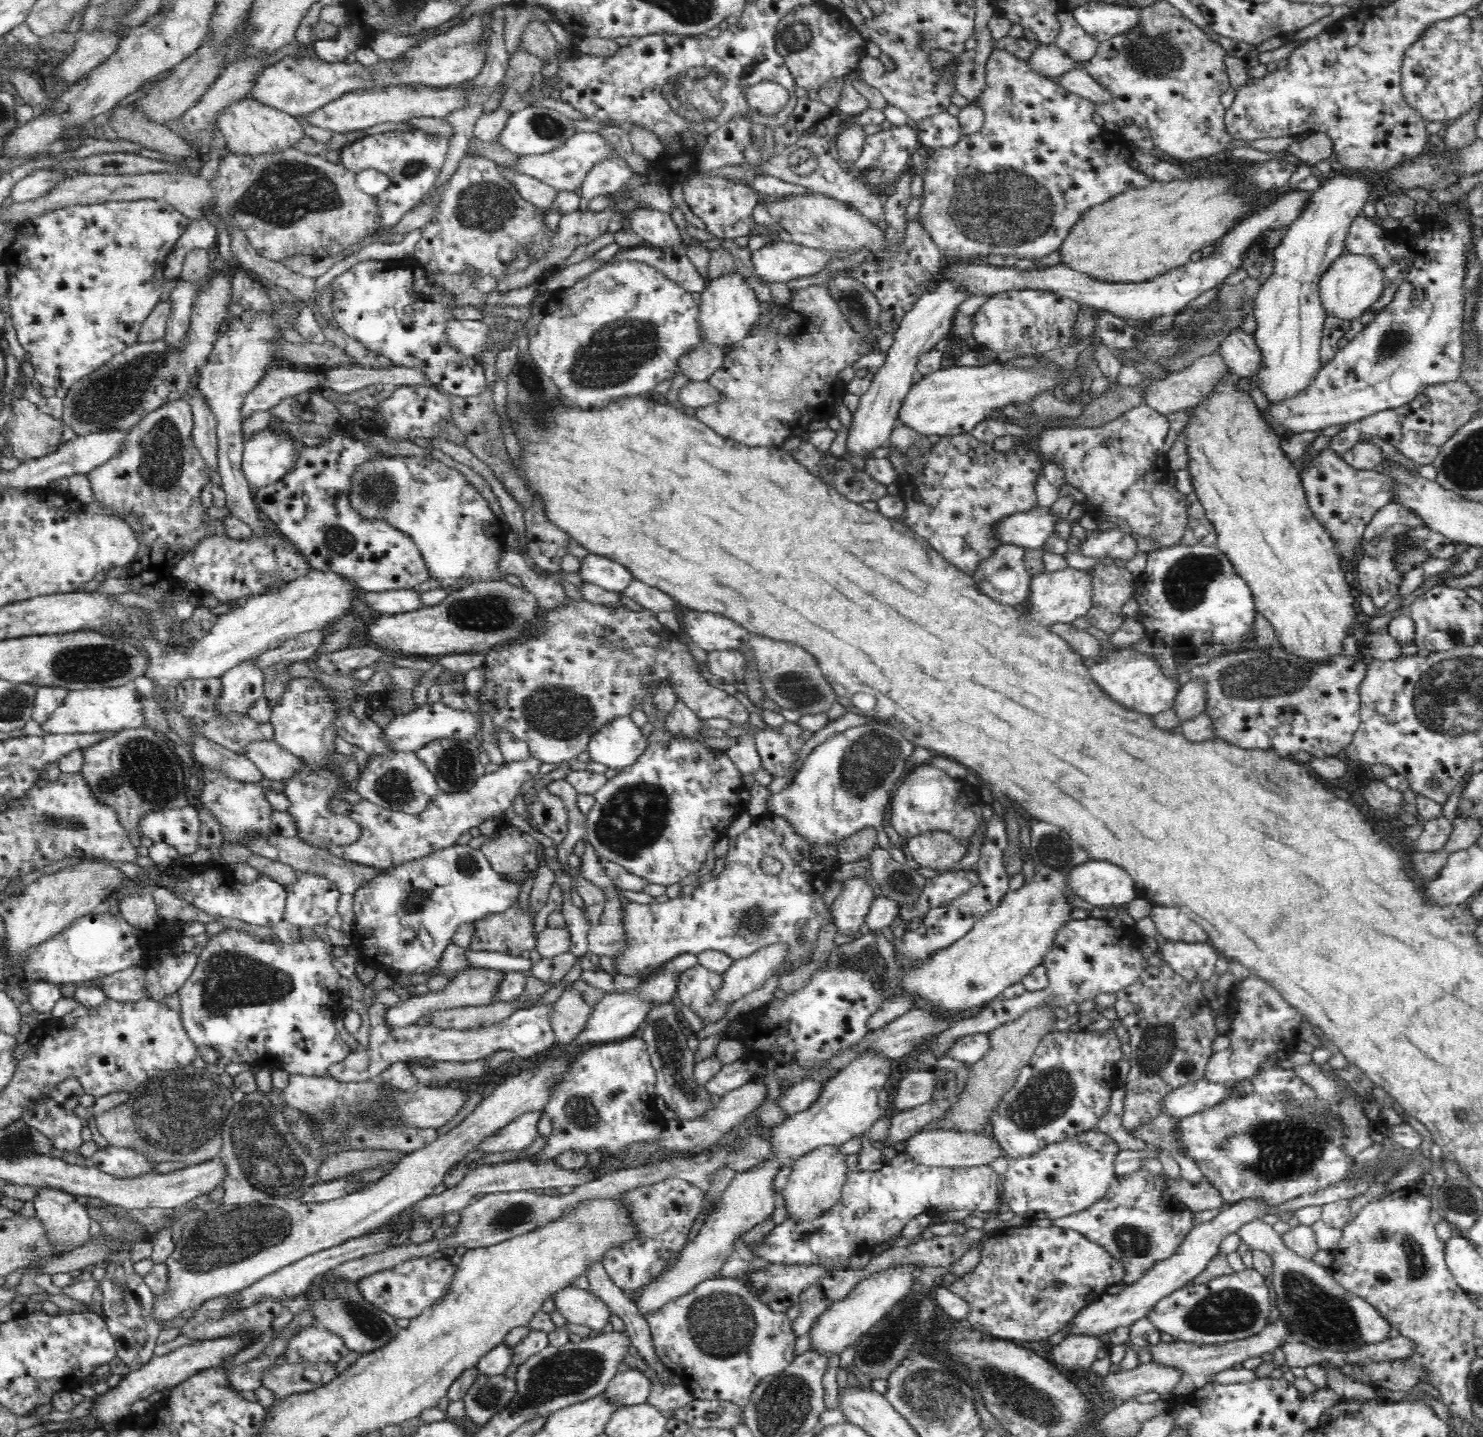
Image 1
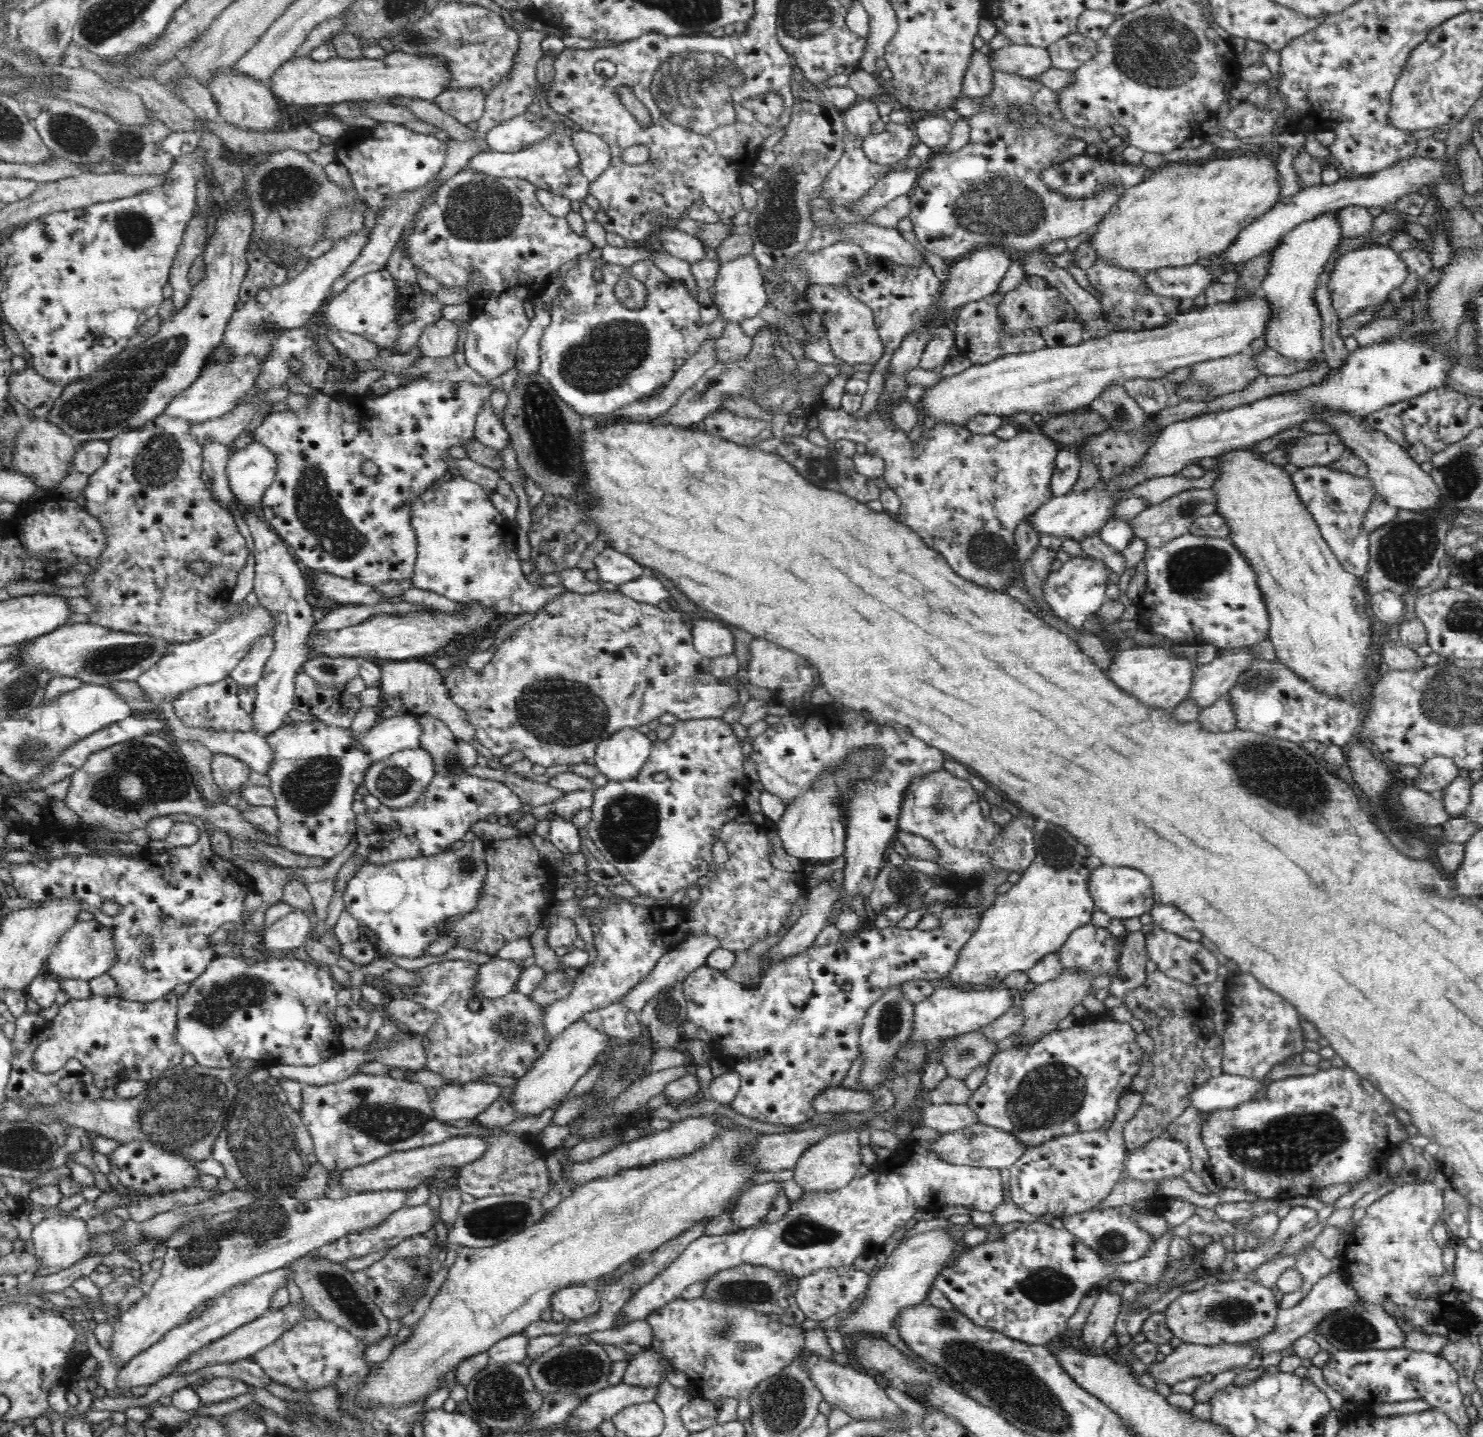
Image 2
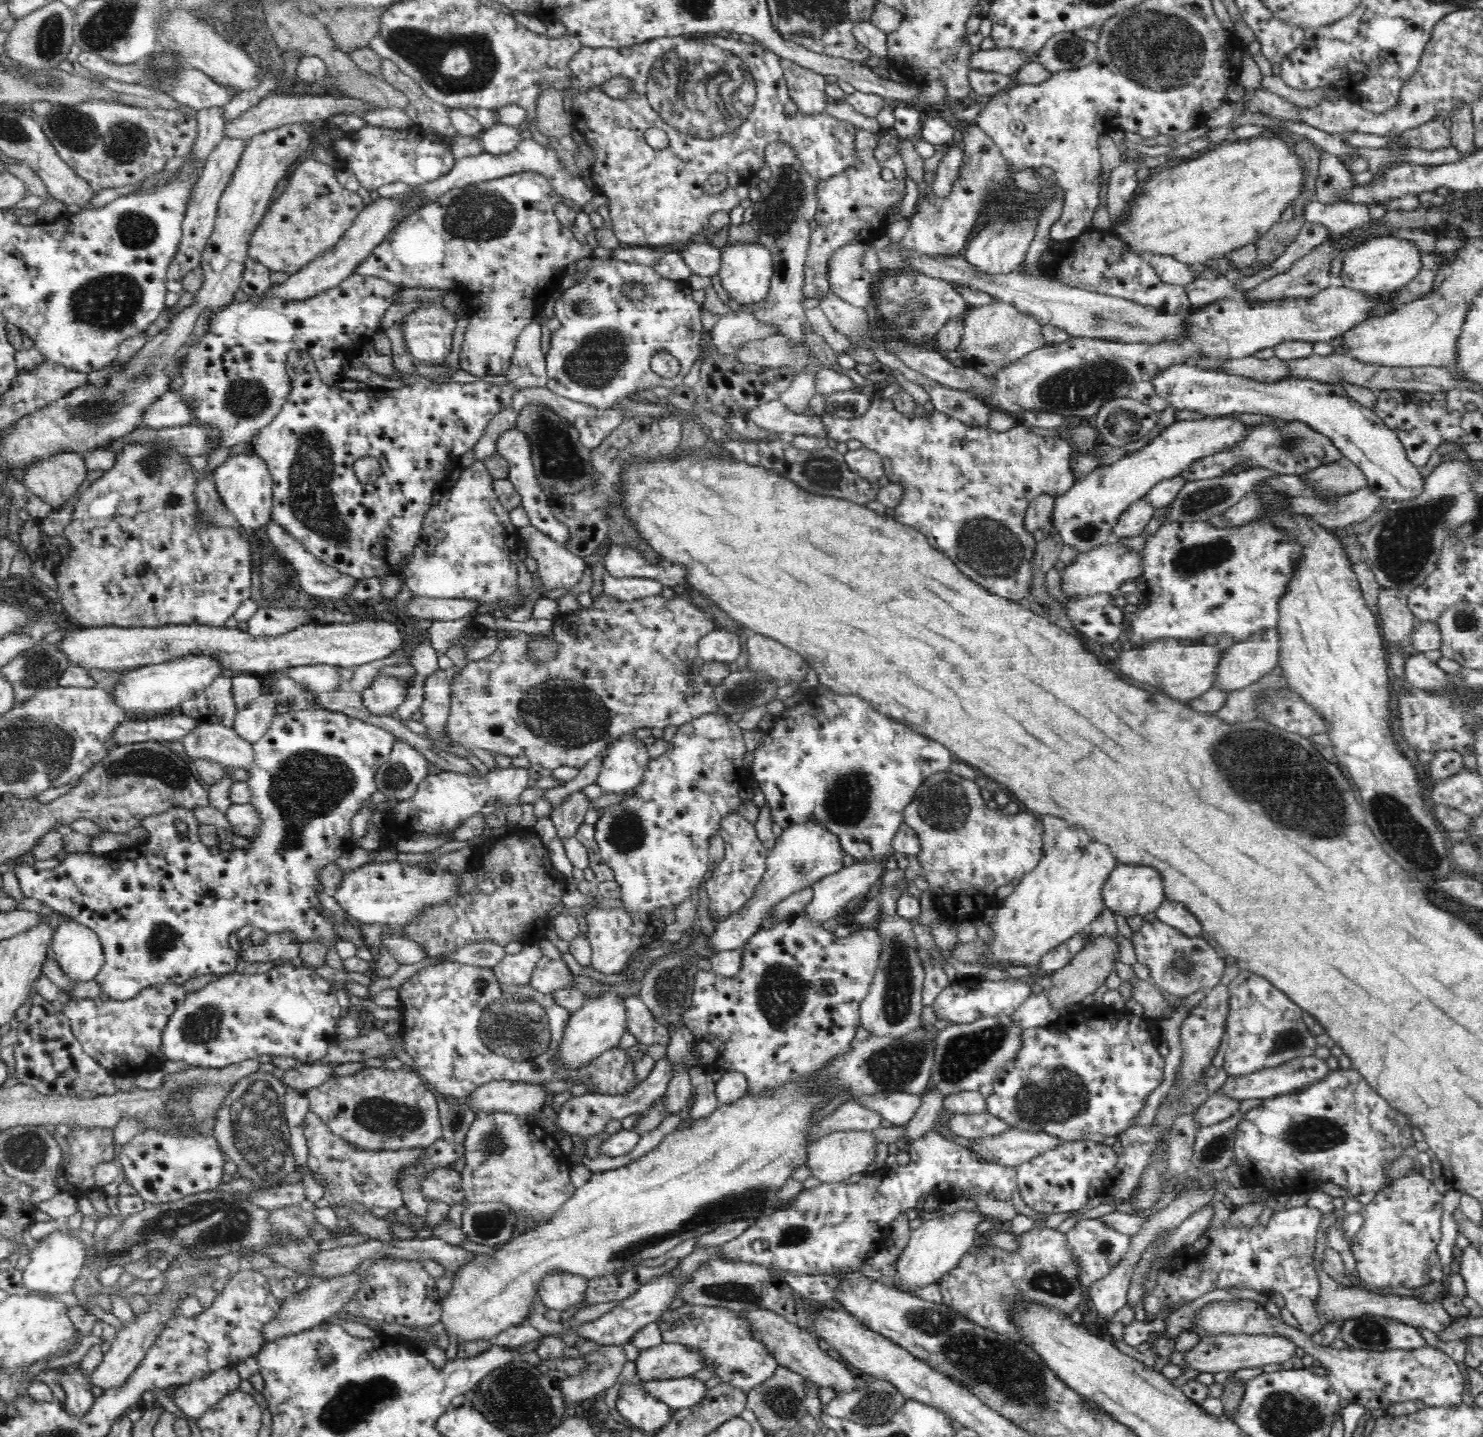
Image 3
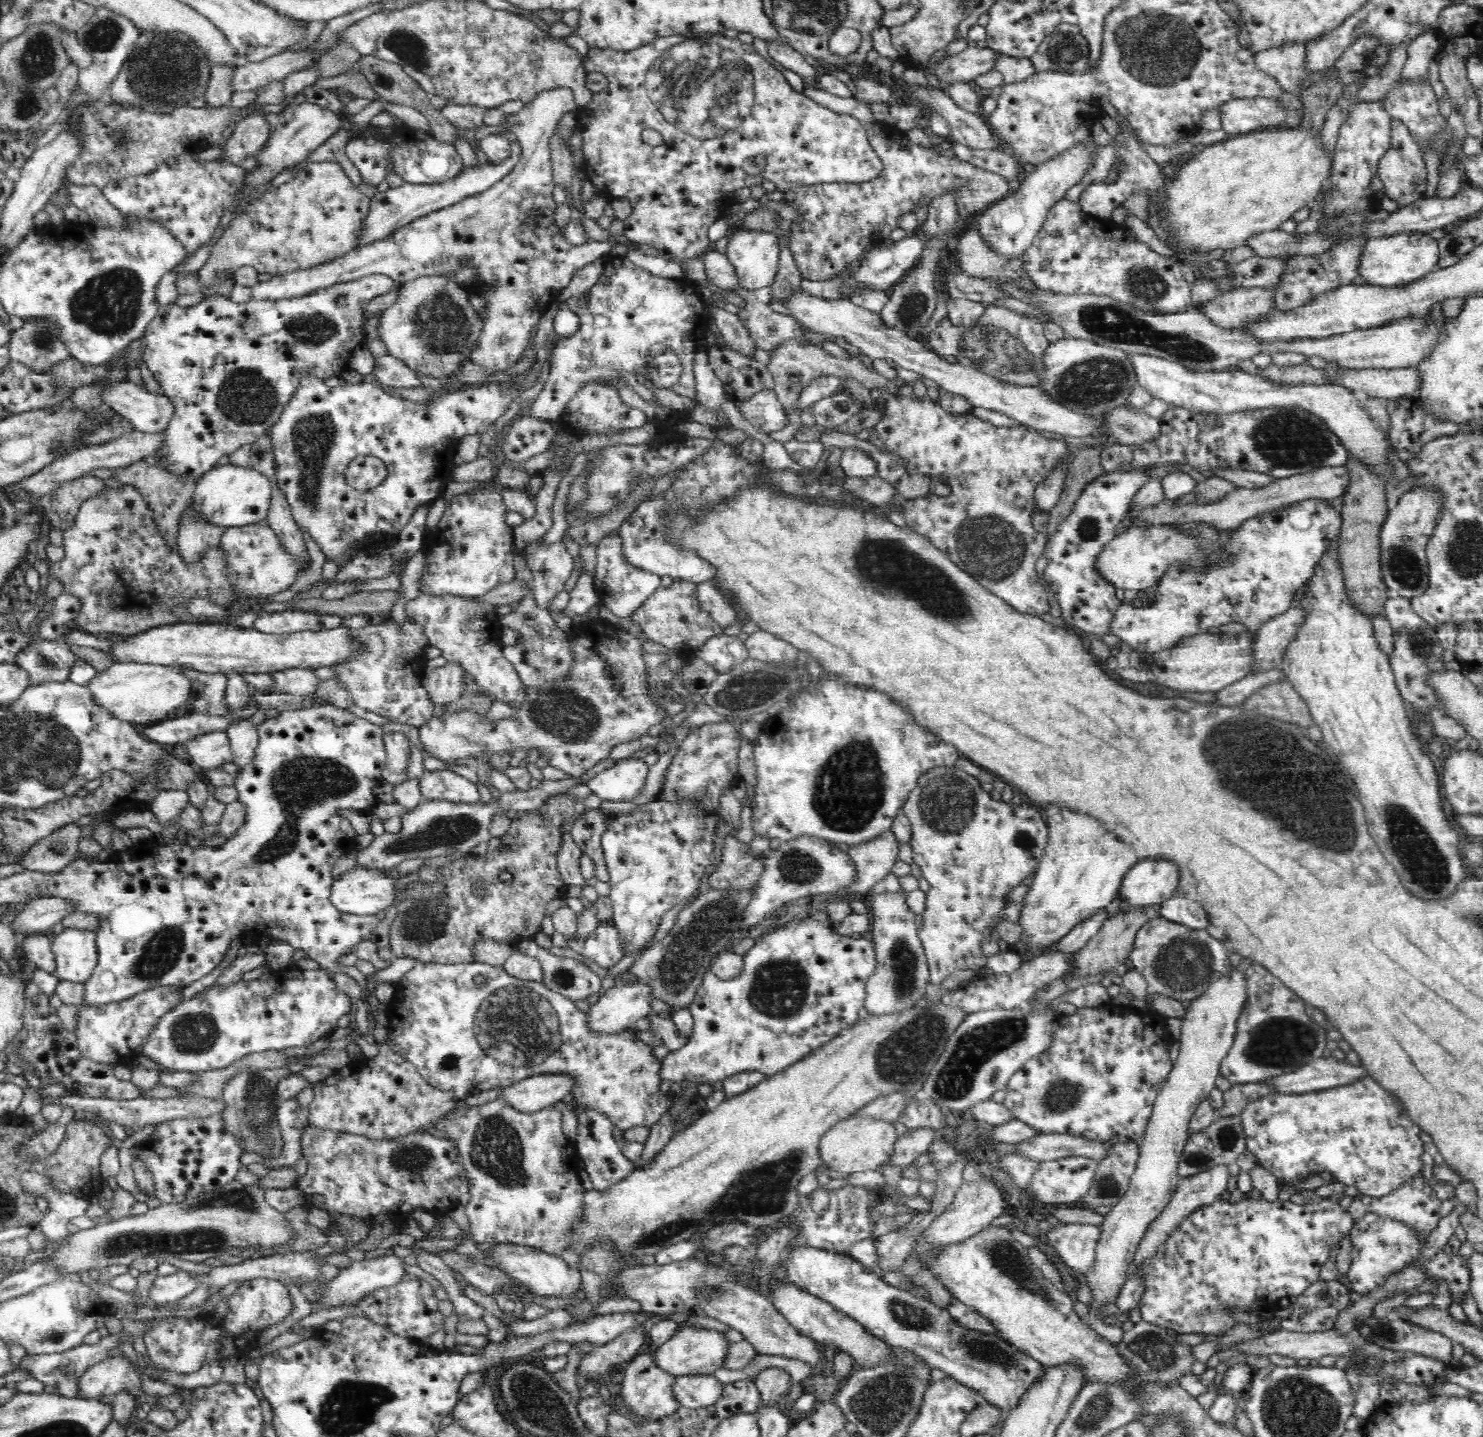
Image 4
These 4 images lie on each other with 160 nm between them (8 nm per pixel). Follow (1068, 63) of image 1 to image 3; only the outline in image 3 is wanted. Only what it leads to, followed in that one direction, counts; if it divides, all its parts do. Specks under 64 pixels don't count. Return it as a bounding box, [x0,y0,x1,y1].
[968,48,1030,76]

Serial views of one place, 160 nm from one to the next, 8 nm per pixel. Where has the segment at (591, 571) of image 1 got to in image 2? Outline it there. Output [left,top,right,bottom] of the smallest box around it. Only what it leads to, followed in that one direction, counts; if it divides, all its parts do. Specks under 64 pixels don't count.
[594,549,650,585]

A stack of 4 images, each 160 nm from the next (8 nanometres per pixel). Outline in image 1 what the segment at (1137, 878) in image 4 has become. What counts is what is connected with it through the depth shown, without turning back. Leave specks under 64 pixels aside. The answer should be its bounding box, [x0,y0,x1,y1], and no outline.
[1068,861,1139,910]

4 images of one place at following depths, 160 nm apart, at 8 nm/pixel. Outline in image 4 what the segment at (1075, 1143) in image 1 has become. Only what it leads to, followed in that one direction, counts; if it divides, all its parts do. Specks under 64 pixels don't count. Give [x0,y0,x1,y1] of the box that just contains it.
[1027,1156,1096,1206]

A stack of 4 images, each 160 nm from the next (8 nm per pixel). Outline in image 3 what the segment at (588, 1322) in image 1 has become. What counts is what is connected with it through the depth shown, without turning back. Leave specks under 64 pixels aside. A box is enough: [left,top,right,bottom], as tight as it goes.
[536,1269,588,1312]

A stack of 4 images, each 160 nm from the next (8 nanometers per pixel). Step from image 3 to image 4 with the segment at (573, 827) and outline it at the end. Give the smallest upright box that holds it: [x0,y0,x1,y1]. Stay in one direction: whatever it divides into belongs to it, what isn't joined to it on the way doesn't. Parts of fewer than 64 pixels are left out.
[557,822,585,887]

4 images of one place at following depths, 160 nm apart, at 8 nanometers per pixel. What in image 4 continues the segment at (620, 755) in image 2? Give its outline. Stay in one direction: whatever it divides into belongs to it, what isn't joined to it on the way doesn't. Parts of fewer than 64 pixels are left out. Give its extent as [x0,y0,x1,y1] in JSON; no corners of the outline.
[587,755,648,802]

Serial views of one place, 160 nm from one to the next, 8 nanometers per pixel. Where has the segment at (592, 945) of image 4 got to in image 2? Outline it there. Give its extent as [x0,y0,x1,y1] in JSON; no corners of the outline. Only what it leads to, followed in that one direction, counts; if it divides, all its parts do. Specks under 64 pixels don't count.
[544,820,806,1040]

